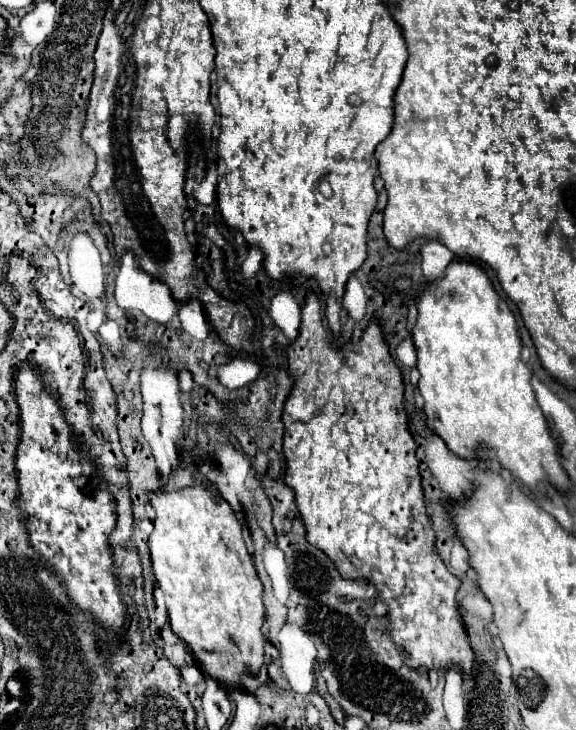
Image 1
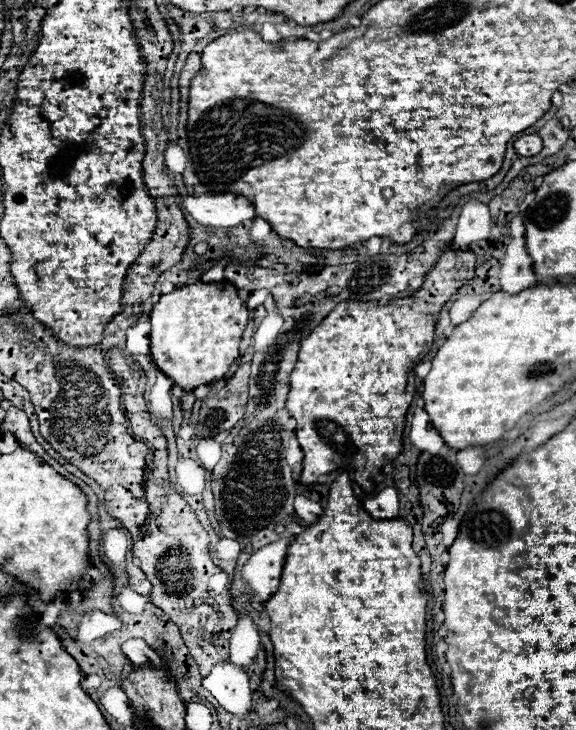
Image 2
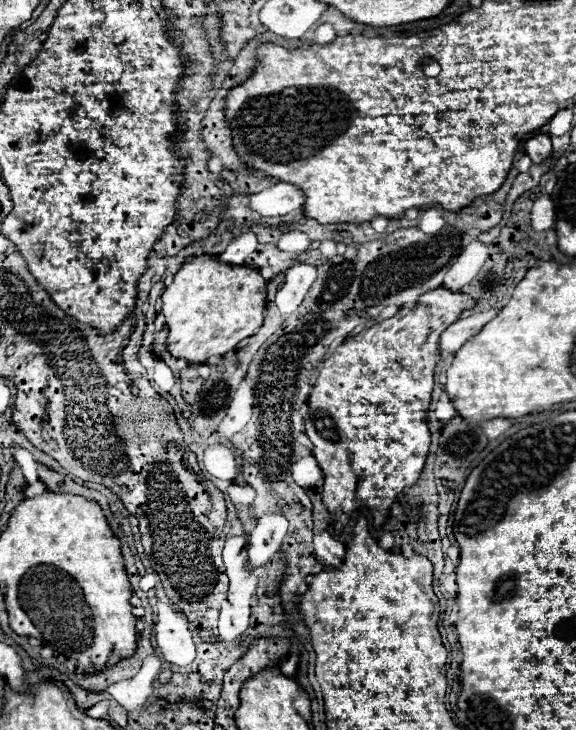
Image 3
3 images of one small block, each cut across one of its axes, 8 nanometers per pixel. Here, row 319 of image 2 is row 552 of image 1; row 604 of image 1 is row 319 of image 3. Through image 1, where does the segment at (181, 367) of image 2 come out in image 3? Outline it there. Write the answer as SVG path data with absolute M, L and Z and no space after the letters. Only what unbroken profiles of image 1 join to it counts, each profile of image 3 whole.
M196 256L190 262L184 262L182 268L174 274L174 282L164 290L162 312L168 324L168 352L174 358L186 358L190 364L206 362L212 356L224 356L228 350L234 350L236 344L262 326L264 308L266 308L266 280L252 268L224 264L214 256Z

